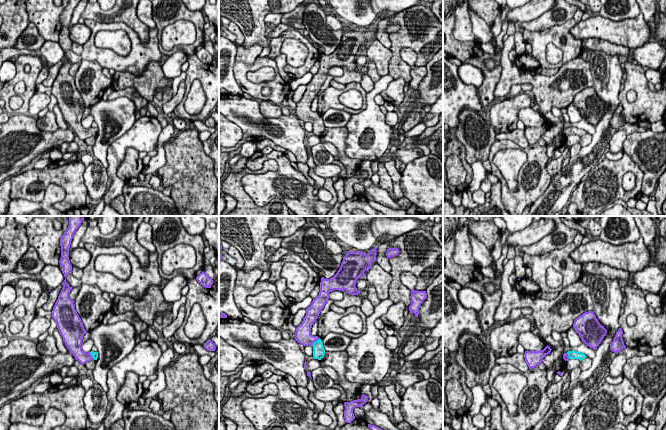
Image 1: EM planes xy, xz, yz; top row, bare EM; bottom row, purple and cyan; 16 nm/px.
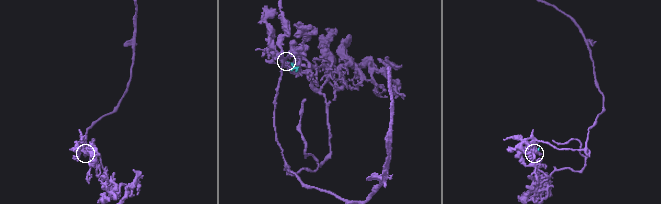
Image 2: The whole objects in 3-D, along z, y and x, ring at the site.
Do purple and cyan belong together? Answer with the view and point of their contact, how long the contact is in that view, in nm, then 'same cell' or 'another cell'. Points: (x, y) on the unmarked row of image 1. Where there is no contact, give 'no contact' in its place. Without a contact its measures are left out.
contact xz (315, 116); length 190 nm; same cell

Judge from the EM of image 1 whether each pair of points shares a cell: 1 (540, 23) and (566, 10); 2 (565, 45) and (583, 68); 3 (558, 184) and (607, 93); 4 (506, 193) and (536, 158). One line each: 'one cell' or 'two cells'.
1: one cell
2: two cells
3: one cell
4: one cell

